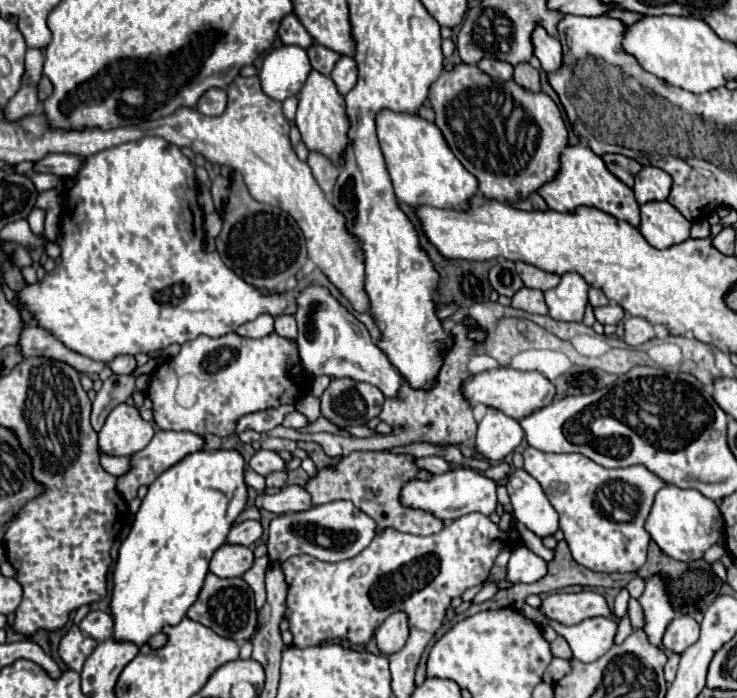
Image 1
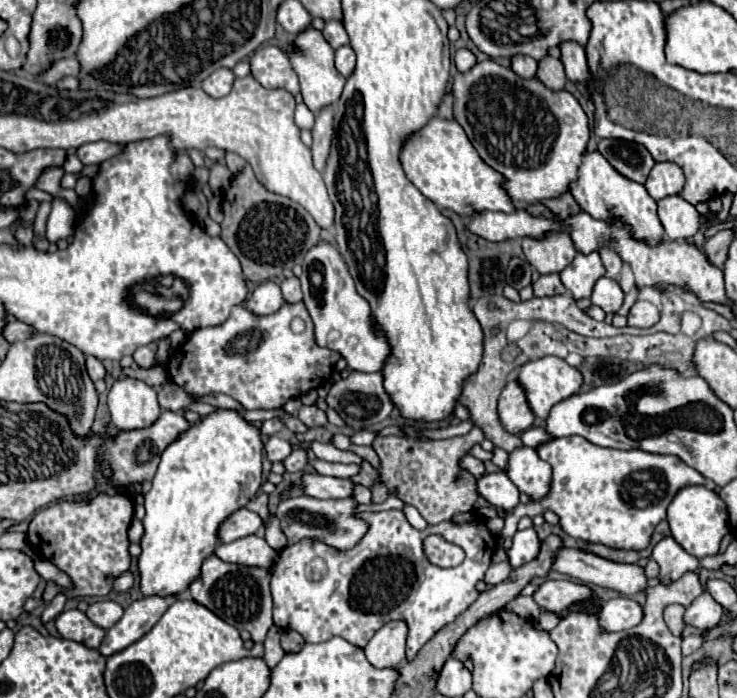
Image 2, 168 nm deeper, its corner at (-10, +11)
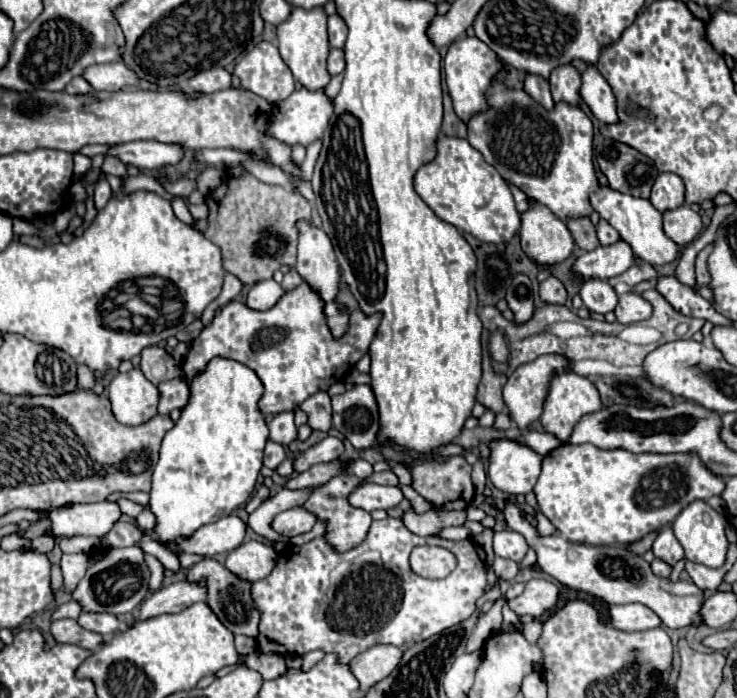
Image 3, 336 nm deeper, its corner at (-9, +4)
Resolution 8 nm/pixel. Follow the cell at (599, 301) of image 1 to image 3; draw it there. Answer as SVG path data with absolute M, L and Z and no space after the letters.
M601 220L597 226L597 238L599 238L601 246L609 246L609 244L615 244L619 240L619 234L607 222Z

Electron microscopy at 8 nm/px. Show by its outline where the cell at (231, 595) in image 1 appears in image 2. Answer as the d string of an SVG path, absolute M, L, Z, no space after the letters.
M210 555L200 567L200 577L194 579L188 587L194 601L206 605L212 613L224 619L228 625L238 631L246 629L252 635L252 641L264 641L268 629L272 627L272 597L270 597L270 571L258 567L234 565Z

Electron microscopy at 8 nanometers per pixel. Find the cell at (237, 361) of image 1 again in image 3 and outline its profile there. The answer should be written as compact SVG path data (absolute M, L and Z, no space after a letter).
M305 282L299 288L285 292L283 298L265 312L251 310L241 302L229 302L191 342L191 350L182 363L185 380L191 384L191 380L207 368L211 358L231 358L247 364L263 382L263 396L259 398L259 410L263 414L299 408L299 404L311 394L329 390L329 386L343 380L355 362L369 350L369 344L375 336L379 316L363 316L345 284L339 300L351 312L351 328L341 340L333 340L325 324L323 302L313 290L309 290Z

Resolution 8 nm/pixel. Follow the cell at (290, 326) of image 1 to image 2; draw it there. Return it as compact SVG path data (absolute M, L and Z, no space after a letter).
M290 277L282 281L282 295L286 301L294 303L294 301L302 301L302 291L300 291L300 279L298 277Z

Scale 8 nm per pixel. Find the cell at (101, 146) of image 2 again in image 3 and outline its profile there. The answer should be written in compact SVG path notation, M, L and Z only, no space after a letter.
M139 140L129 144L115 144L105 152L105 156L115 156L123 164L133 164L139 170L159 170L169 164L177 164L183 156L183 150L175 144Z

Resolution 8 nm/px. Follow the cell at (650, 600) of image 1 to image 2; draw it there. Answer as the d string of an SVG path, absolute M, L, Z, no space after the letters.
M664 537L656 543L654 551L652 551L652 559L660 565L660 581L662 583L670 583L676 581L678 577L682 577L688 571L694 571L700 563L694 555L686 553L672 537Z

